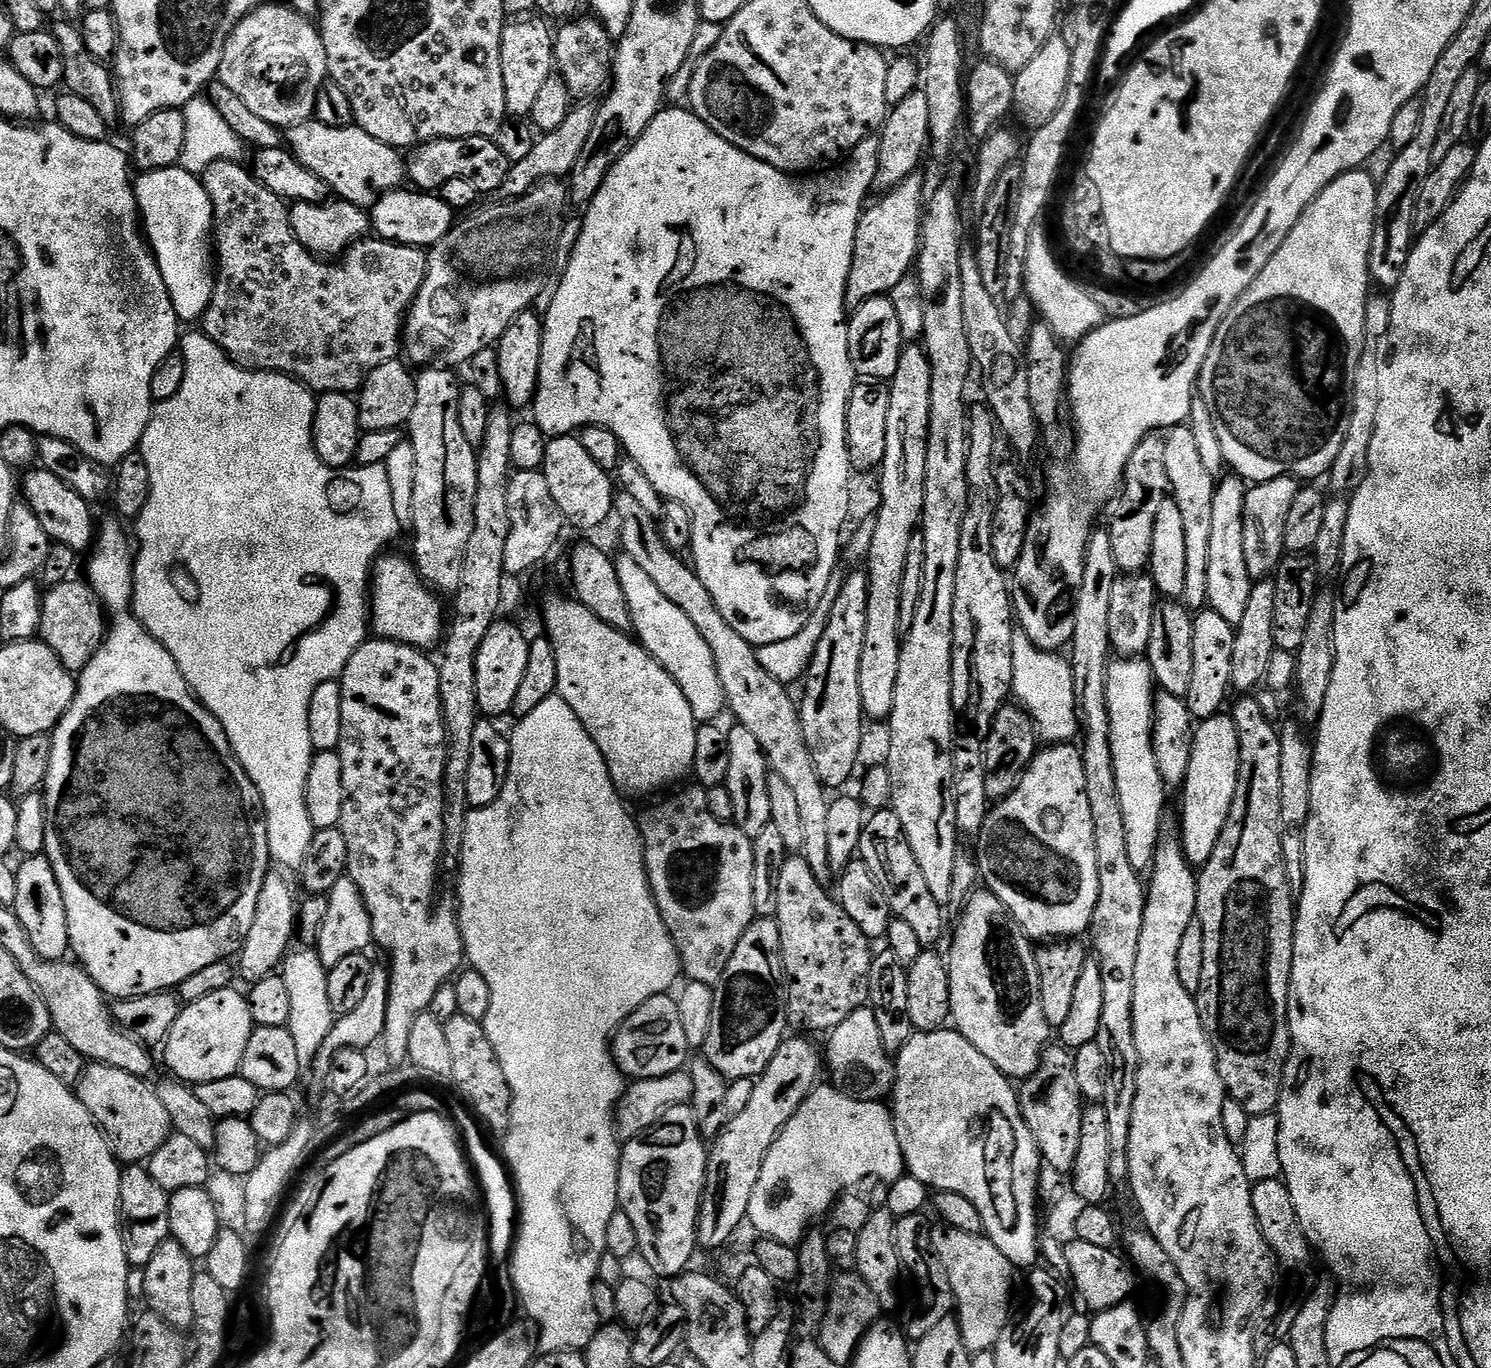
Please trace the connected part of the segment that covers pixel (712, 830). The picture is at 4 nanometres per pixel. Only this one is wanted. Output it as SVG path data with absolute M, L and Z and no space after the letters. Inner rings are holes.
M691 786L692 788L684 788L681 792L676 792L673 796L665 798L661 804L652 804L644 813L639 813L638 823L640 826L640 838L644 842L644 865L648 871L648 881L650 882L650 890L652 896L656 899L658 910L662 914L662 918L666 922L666 926L672 935L672 941L676 947L676 953L680 956L680 966L683 975L688 980L694 982L702 982L703 984L715 984L722 978L722 970L726 970L726 966L730 962L730 954L734 954L734 946L738 946L738 938L742 938L742 934L746 934L746 930L752 925L752 921L756 916L754 910L754 850L750 837L742 834L742 830L738 830L735 824L725 822L714 818L714 814L710 814L708 809L708 789L703 786Z

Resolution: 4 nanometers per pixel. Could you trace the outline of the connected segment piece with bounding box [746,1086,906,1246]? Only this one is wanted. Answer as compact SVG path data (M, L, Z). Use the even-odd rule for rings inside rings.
M817 1086L768 1151L746 1220L760 1231L761 1237L796 1246L815 1225L812 1223L820 1215L821 1219L841 1196L855 1189L855 1184L877 1180L891 1186L905 1172L896 1121L887 1103L855 1100L837 1088Z

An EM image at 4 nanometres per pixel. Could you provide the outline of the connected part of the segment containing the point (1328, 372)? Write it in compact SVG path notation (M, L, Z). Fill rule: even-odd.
M1357 170L1338 177L1308 209L1298 218L1294 230L1282 242L1282 246L1266 262L1262 274L1238 298L1238 302L1226 314L1222 326L1218 326L1218 334L1214 334L1214 342L1210 342L1210 354L1206 354L1206 362L1202 362L1198 381L1199 399L1206 402L1210 414L1216 418L1218 442L1222 442L1222 454L1225 465L1235 475L1253 485L1265 484L1279 476L1295 473L1300 476L1320 476L1331 469L1332 463L1338 458L1338 450L1342 450L1344 435L1348 430L1348 413L1352 402L1352 383L1358 370L1358 362L1362 358L1364 348L1364 323L1366 322L1367 302L1370 297L1370 277L1368 275L1368 259L1372 249L1372 235L1376 225L1376 189L1375 179L1367 176L1367 171Z

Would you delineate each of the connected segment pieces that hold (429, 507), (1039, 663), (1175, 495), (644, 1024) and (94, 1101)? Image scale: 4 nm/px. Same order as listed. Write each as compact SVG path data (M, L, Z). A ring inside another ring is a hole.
M443 367L428 368L416 376L416 405L414 414L406 425L407 439L414 446L414 502L412 503L412 522L410 531L416 535L411 555L414 557L416 571L420 579L437 589L445 588L448 594L454 594L460 585L464 569L464 555L470 546L470 534L474 534L474 498L478 490L478 470L476 469L477 449L466 442L462 434L462 422L458 422L458 402L461 385L456 384L455 371Z
M1023 630L1013 631L1012 661L1014 662L1014 674L1012 675L1012 692L1015 699L1026 709L1028 715L1035 720L1039 739L1049 745L1071 741L1072 735L1077 735L1078 732L1072 665L1065 657L1064 660L1062 657L1063 655L1044 652L1038 646L1034 646L1034 642L1029 640L1028 635Z
M1181 426L1167 433L1166 474L1171 499L1176 501L1178 510L1182 510L1182 523L1186 529L1186 586L1182 600L1189 609L1200 610L1205 607L1208 599L1206 570L1210 562L1210 525L1218 480L1202 463L1191 427Z
M668 994L650 998L642 1006L638 1006L638 1010L630 1014L630 1018L620 1023L611 1045L616 1065L625 1077L632 1080L649 1080L674 1074L681 1071L690 1060L686 1033L682 1031L682 1021L678 1019L678 1006Z
M89 1063L74 1086L82 1106L90 1110L101 1132L108 1137L109 1149L124 1166L143 1165L174 1132L170 1116L159 1101L157 1089L148 1083L147 1079L126 1074L126 1070Z

